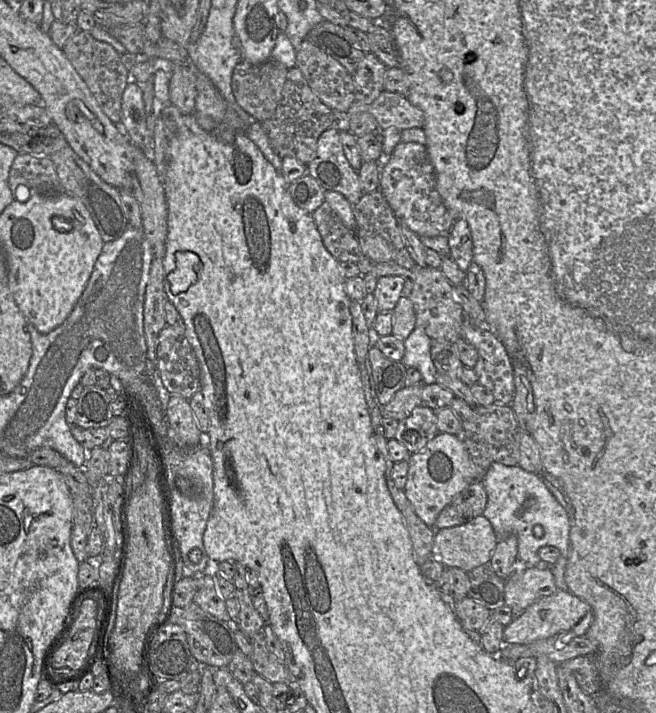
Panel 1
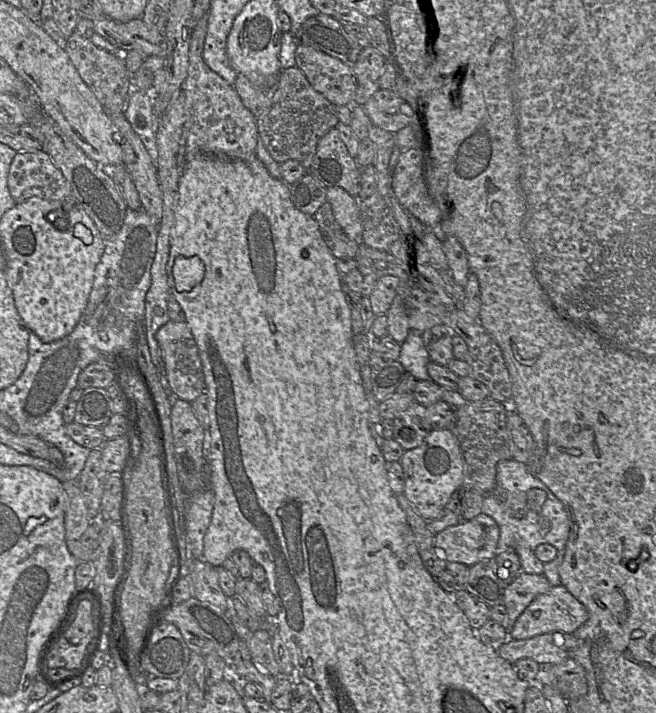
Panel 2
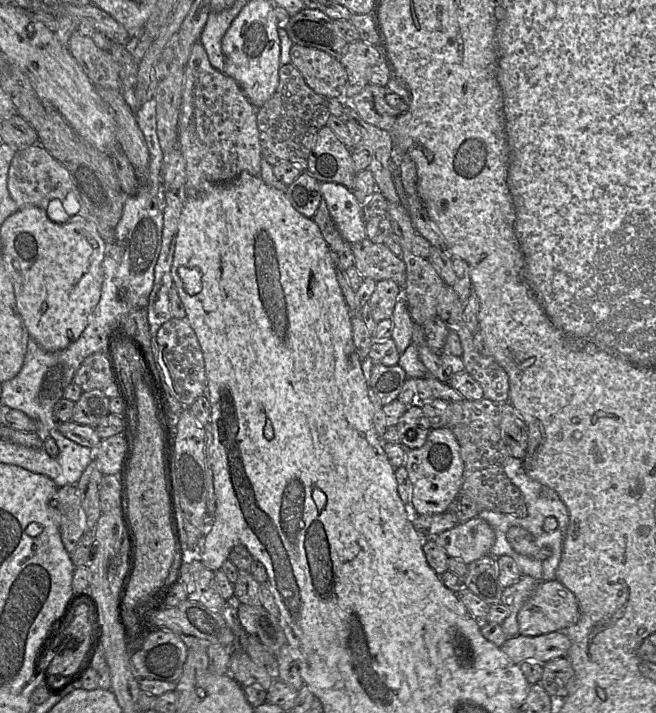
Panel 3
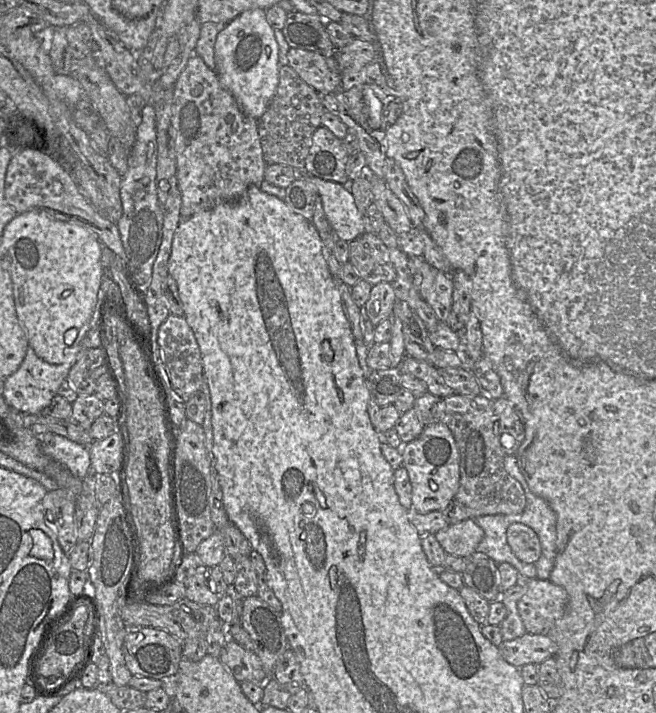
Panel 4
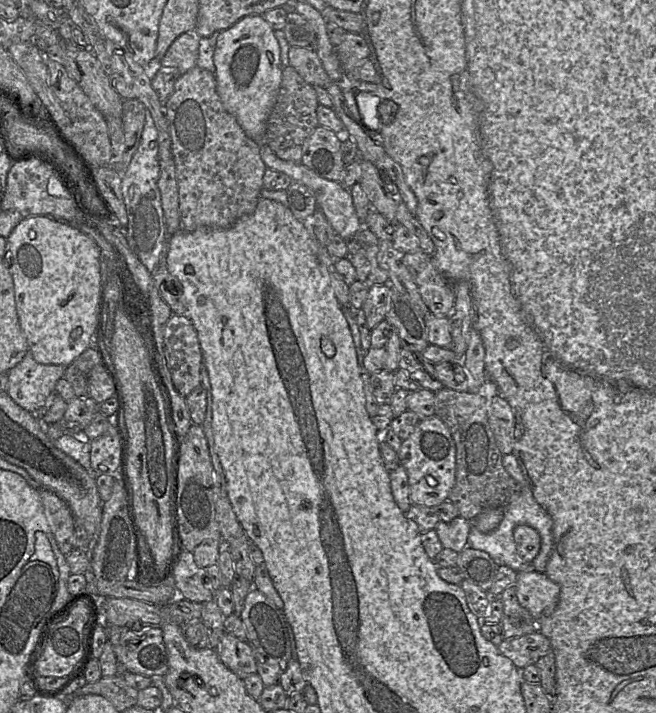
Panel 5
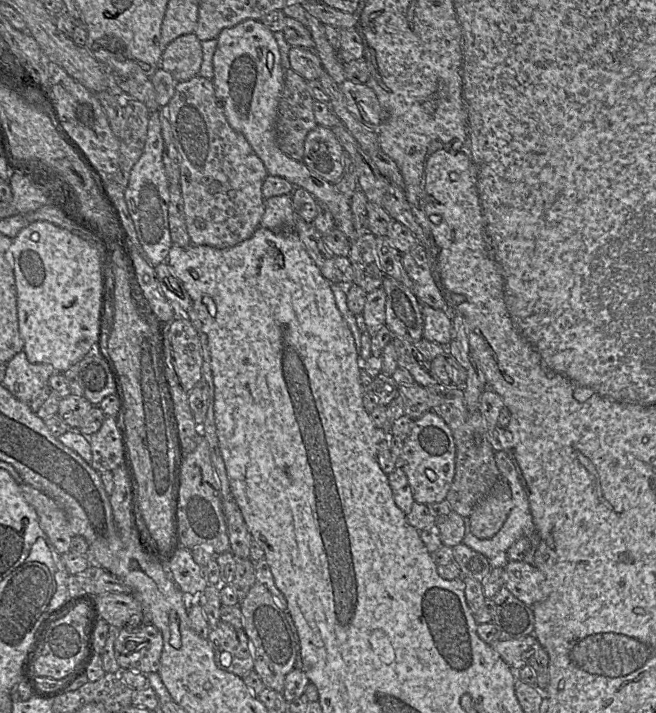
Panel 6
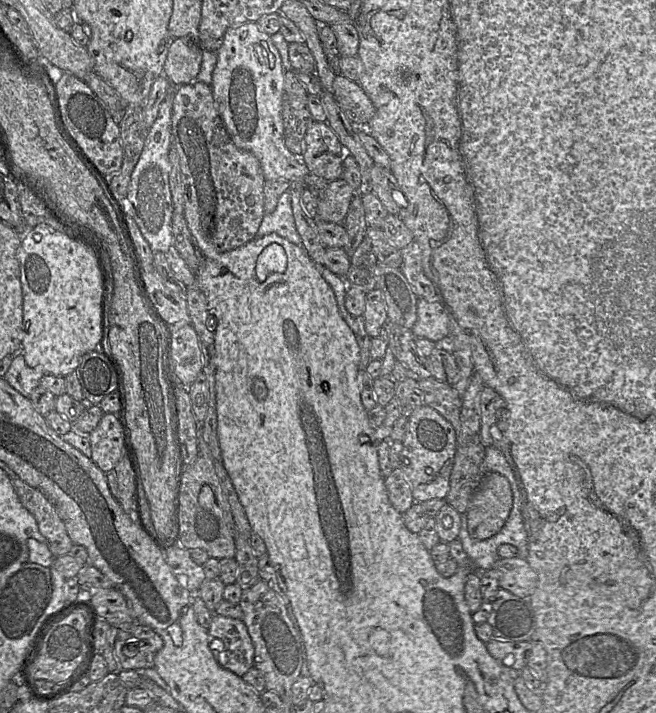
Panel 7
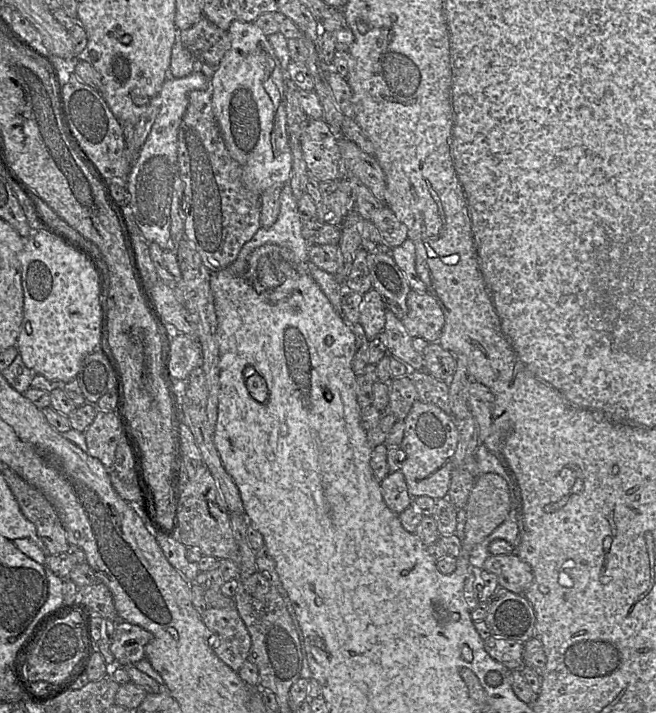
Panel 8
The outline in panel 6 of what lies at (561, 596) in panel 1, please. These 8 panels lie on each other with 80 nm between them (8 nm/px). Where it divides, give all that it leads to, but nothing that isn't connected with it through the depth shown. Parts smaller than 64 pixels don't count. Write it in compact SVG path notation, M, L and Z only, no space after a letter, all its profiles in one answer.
M508 561L504 566L504 587L531 607L546 598L549 587L544 574L524 561Z

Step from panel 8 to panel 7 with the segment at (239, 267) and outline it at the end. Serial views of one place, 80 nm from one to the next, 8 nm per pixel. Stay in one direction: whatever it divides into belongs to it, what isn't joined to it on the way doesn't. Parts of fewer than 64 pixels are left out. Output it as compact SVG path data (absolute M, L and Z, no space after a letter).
M289 191L279 197L276 209L272 213L264 214L255 239L270 233L275 233L295 245L302 246L301 237L295 226Z

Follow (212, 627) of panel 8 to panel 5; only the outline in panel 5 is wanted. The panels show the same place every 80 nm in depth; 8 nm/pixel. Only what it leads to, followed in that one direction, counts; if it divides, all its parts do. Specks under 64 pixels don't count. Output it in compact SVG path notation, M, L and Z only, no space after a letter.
M225 632L214 649L221 662L242 680L257 673L256 659L248 641Z

